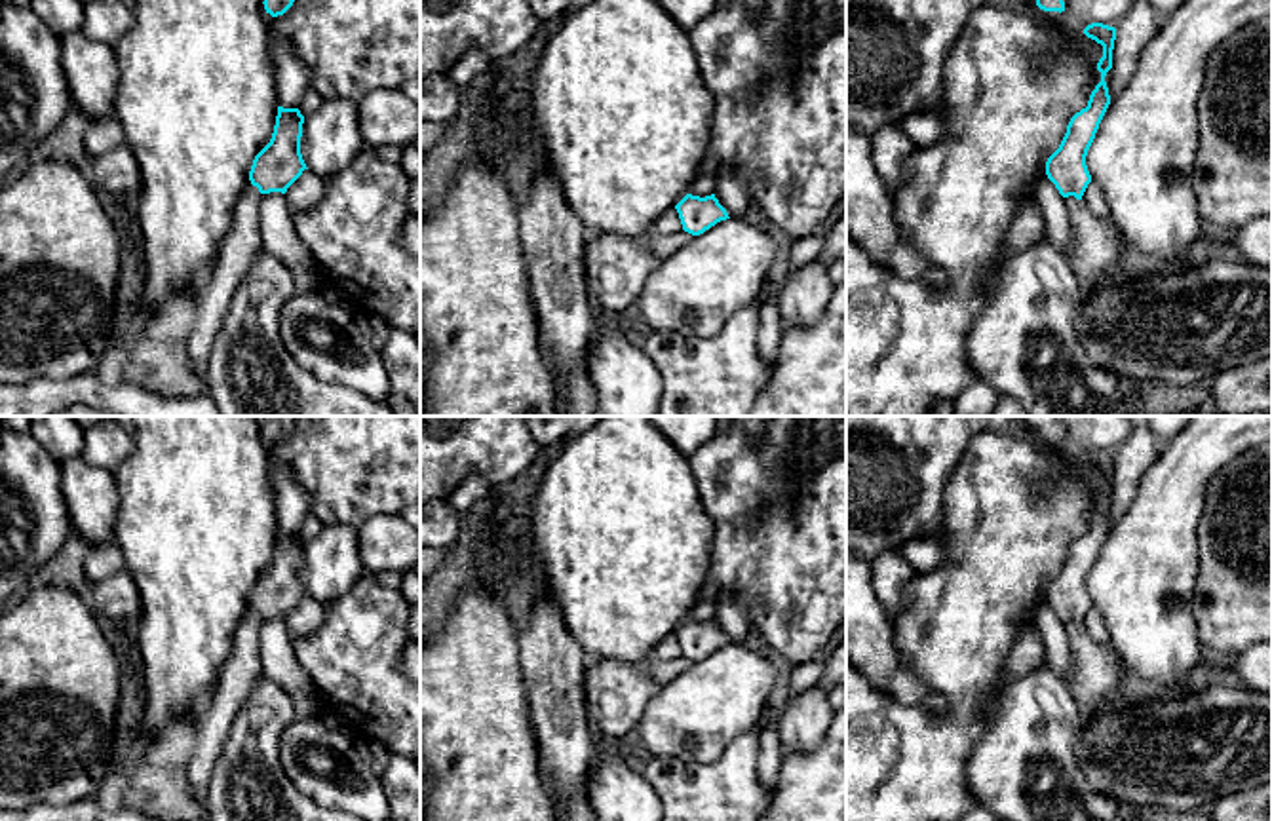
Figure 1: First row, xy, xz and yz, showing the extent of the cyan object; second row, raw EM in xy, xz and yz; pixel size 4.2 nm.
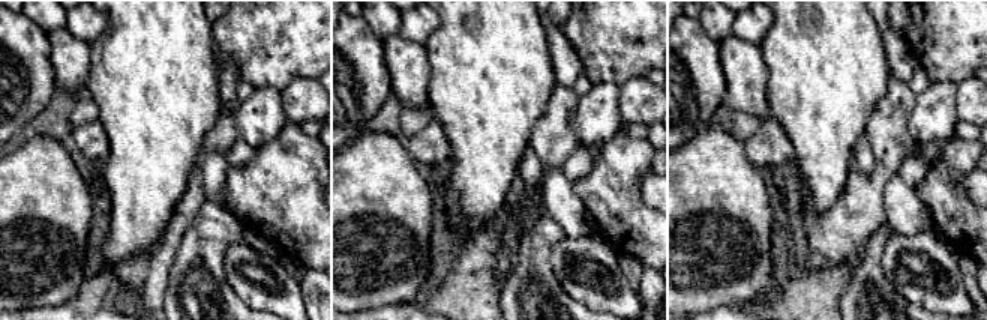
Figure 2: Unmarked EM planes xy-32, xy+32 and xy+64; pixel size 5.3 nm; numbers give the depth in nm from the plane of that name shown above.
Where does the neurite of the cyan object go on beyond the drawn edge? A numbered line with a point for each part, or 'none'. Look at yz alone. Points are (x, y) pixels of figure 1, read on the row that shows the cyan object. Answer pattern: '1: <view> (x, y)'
1: yz (1098, 248)

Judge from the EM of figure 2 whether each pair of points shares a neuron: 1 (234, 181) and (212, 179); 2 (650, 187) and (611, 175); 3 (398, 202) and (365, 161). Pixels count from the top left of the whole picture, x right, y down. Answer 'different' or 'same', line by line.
1: different
2: different
3: same

